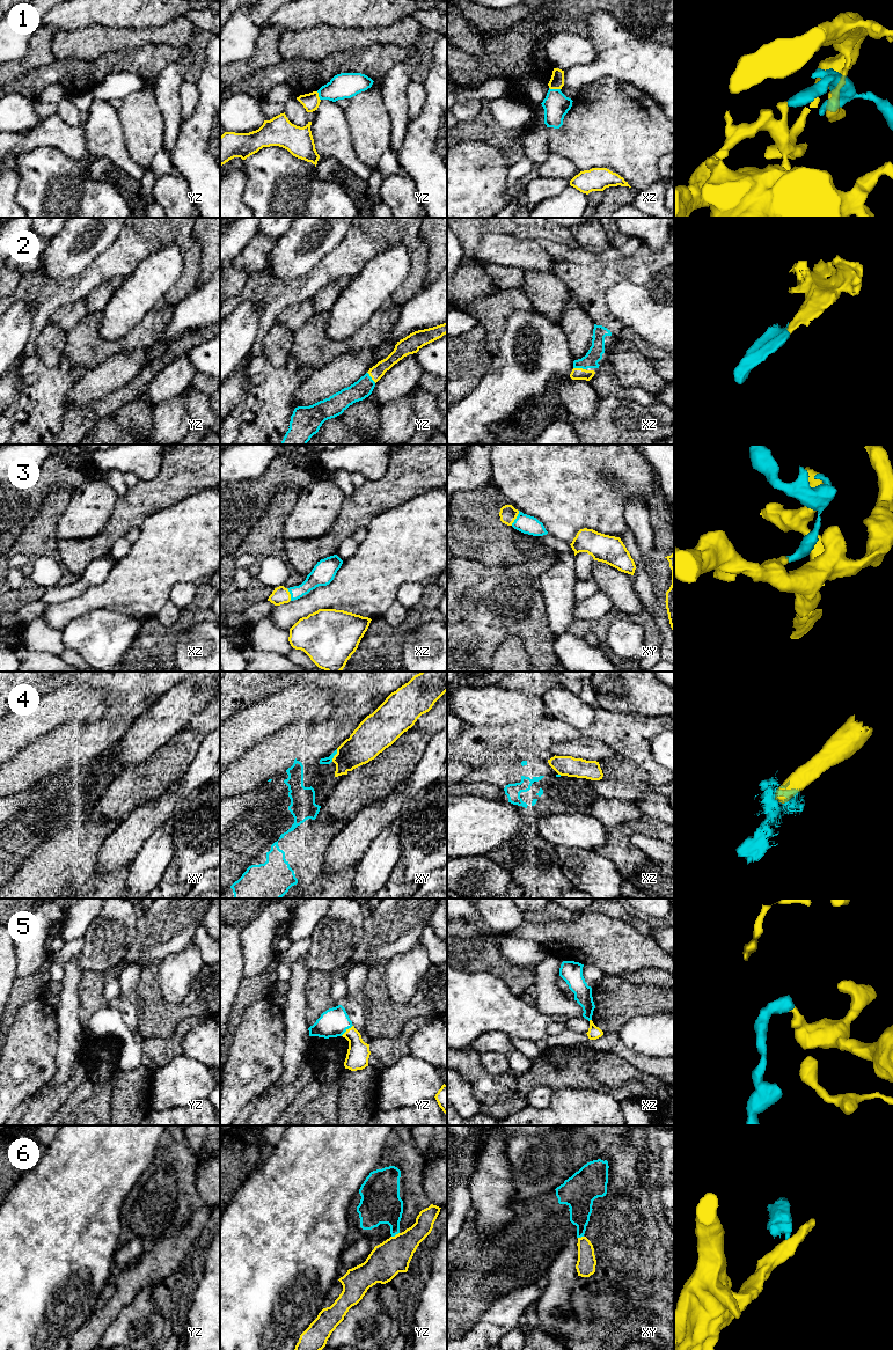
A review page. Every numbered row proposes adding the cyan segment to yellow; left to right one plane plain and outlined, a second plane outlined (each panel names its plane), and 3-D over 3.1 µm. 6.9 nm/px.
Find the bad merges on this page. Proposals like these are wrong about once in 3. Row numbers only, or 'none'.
1, 4, 6

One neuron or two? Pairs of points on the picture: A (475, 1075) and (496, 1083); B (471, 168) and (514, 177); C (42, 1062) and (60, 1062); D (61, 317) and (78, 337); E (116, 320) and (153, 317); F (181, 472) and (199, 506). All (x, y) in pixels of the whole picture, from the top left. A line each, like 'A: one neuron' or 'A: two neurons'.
A: one neuron
B: two neurons
C: two neurons
D: two neurons
E: two neurons
F: two neurons

